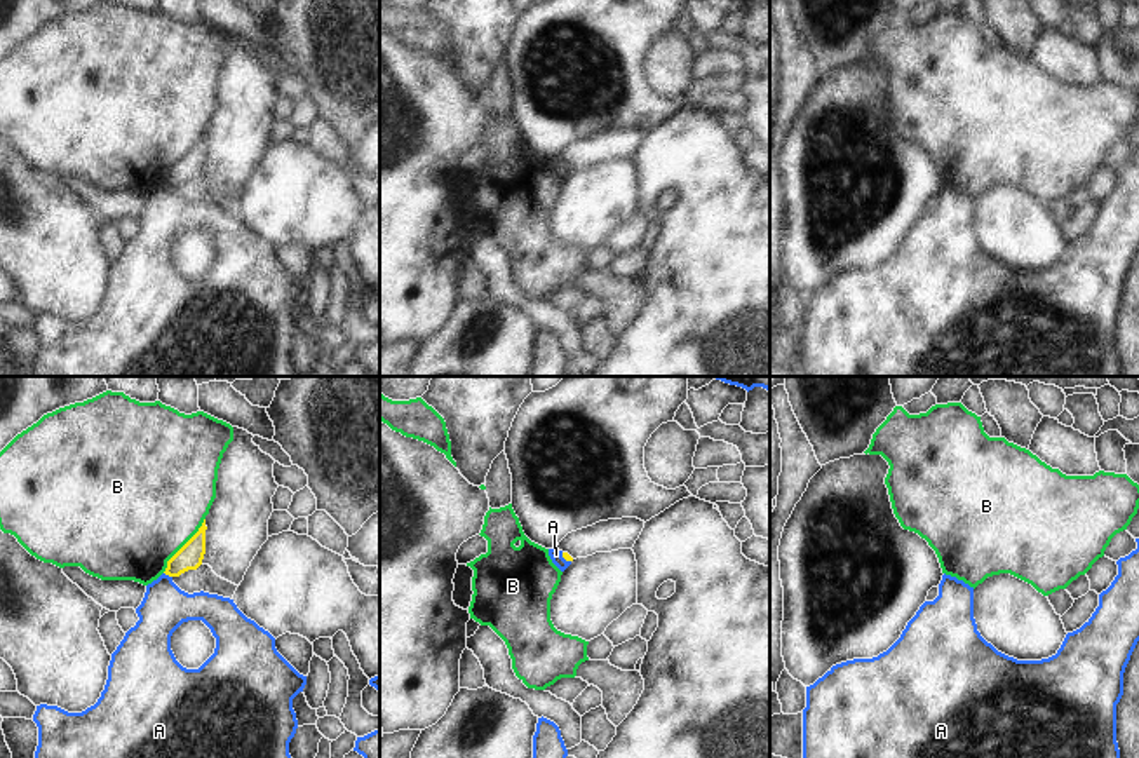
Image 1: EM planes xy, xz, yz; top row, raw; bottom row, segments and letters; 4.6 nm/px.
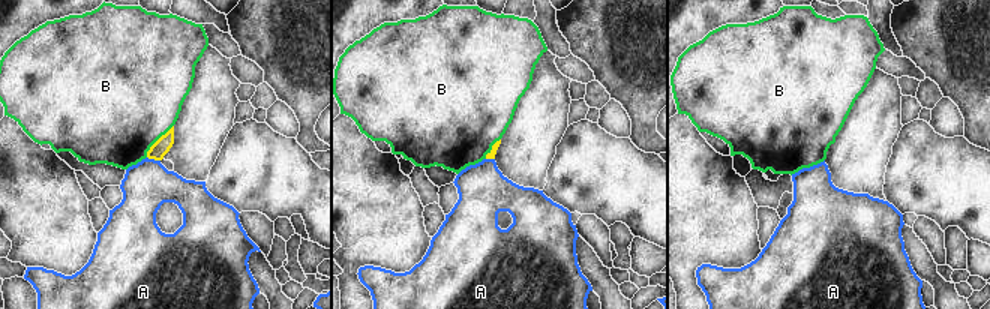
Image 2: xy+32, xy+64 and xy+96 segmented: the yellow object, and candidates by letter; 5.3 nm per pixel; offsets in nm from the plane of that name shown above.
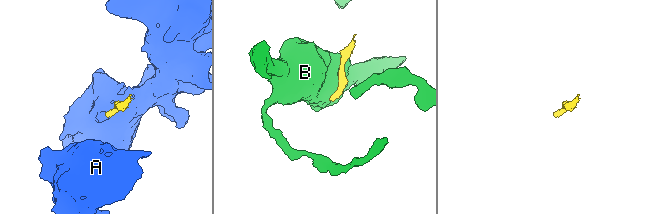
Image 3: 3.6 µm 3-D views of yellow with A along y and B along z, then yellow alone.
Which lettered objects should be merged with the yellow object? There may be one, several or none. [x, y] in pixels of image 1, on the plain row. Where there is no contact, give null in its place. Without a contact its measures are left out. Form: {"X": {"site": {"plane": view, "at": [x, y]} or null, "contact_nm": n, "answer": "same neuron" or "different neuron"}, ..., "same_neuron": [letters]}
{"A": {"site": {"plane": "xy", "at": [168, 183]}, "contact_nm": 50, "answer": "different neuron"}, "B": {"site": {"plane": "xy", "at": [183, 155]}, "contact_nm": 320, "answer": "different neuron"}, "same_neuron": []}

